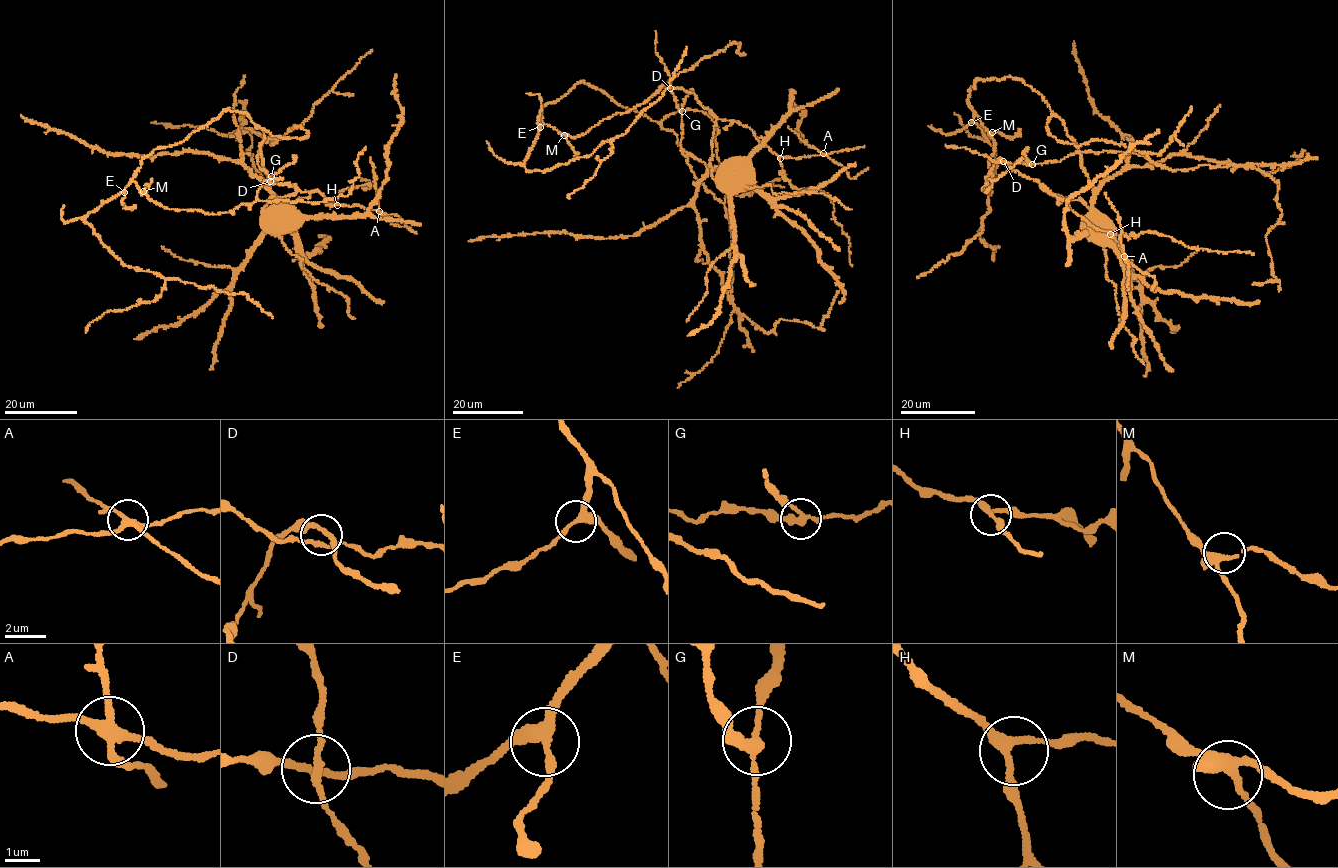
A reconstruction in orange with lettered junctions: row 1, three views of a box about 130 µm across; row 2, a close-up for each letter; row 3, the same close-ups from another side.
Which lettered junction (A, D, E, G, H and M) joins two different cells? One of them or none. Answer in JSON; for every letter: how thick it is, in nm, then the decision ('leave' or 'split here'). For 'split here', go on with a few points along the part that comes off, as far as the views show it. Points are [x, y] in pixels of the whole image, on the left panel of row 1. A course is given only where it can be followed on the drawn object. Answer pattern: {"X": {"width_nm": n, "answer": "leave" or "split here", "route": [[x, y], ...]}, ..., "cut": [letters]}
{"A": {"width_nm": 280, "answer": "split here", "route": [[379, 211], [370, 157]]}, "D": {"width_nm": 220, "answer": "leave"}, "E": {"width_nm": 320, "answer": "leave"}, "G": {"width_nm": 240, "answer": "leave"}, "H": {"width_nm": 240, "answer": "leave"}, "M": {"width_nm": 280, "answer": "leave"}, "cut": ["A"]}

